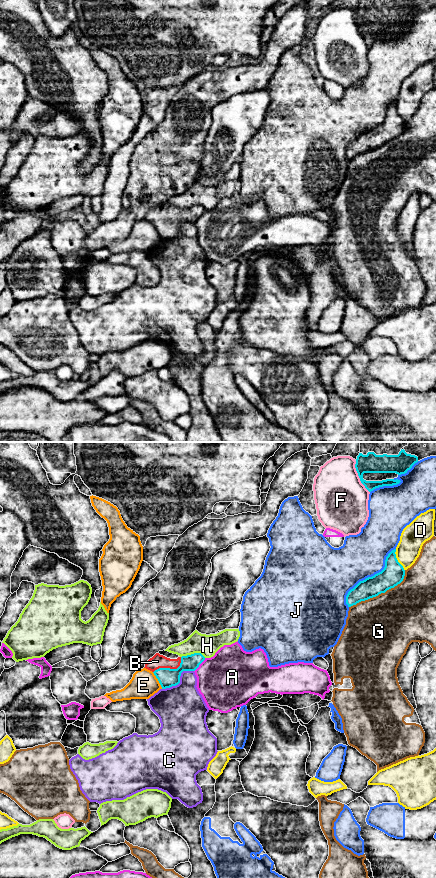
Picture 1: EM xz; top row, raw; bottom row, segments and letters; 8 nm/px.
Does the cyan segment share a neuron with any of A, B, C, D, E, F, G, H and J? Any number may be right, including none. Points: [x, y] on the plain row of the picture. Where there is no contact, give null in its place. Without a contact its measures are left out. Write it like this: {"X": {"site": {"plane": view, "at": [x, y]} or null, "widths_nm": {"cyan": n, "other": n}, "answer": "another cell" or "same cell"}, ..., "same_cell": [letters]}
{"A": {"site": {"plane": "xz", "at": [199, 216]}, "widths_nm": {"cyan": 140, "other": 440}, "answer": "another cell"}, "B": {"site": {"plane": "xz", "at": [169, 220]}, "widths_nm": {"cyan": 150, "other": 110}, "answer": "same cell"}, "C": {"site": {"plane": "xz", "at": [179, 232]}, "widths_nm": {"cyan": 150, "other": 380}, "answer": "another cell"}, "D": {"site": {"plane": "xz", "at": [397, 112]}, "widths_nm": {"cyan": 180, "other": 200}, "answer": "another cell"}, "E": {"site": {"plane": "xz", "at": [158, 232]}, "widths_nm": {"cyan": 150, "other": 220}, "answer": "another cell"}, "F": {"site": {"plane": "xz", "at": [359, 29]}, "widths_nm": {"cyan": 160, "other": 420}, "answer": "another cell"}, "G": {"site": {"plane": "xz", "at": [380, 145]}, "widths_nm": {"cyan": 180, "other": 480}, "answer": "another cell"}, "H": {"site": {"plane": "xz", "at": [193, 206]}, "widths_nm": {"cyan": 130, "other": 170}, "answer": "another cell"}, "J": {"site": {"plane": "xz", "at": [368, 129]}, "widths_nm": {"cyan": 180, "other": 360}, "answer": "another cell"}, "same_cell": ["B"]}

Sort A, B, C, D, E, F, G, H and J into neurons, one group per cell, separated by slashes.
A / B / C / D / E H / F / G J

